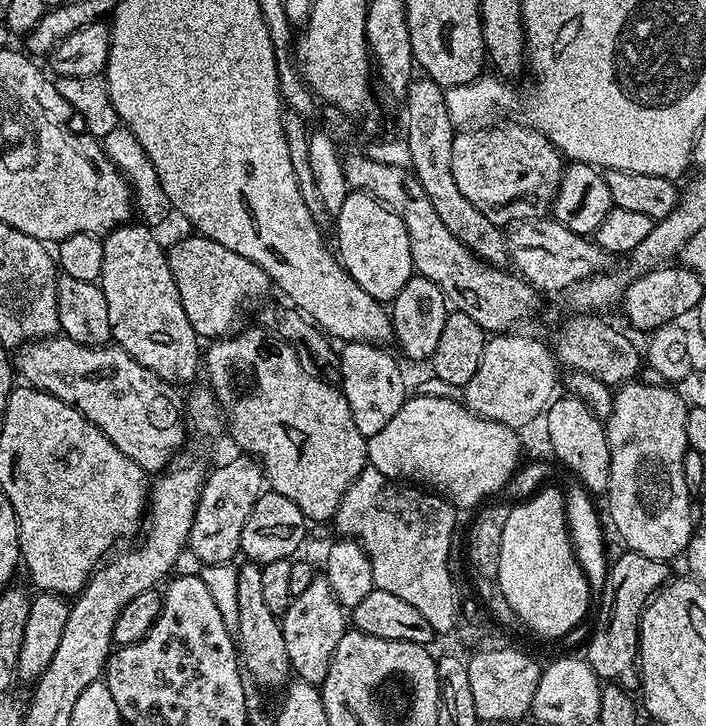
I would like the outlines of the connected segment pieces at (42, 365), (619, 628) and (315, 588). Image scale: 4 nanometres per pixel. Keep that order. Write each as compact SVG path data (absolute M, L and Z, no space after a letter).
M57 334L25 344L17 352L14 368L27 387L54 394L77 408L144 473L163 473L175 461L176 451L184 444L184 428L186 432L182 396L176 393L177 385L158 378L154 370L146 370L124 348L79 344Z
M621 551L621 556L611 561L610 567L607 569L607 584L602 591L604 601L600 604L600 629L591 633L590 639L587 641L588 653L586 659L588 664L594 670L594 674L600 677L604 682L617 682L627 690L634 689L638 684L638 653L640 650L640 619L644 613L644 607L647 606L649 600L669 583L668 576L669 565L662 560L654 558L646 558L646 554L638 554L637 552Z
M315 578L302 594L293 596L292 605L284 611L280 629L282 638L286 638L286 654L290 658L295 679L323 685L334 658L334 650L346 630L346 609L340 605L338 598L334 598L330 582Z

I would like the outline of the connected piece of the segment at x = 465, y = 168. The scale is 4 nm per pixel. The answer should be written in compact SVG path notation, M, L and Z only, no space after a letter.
M527 123L524 124L496 124L493 128L476 126L471 130L457 131L454 138L452 147L454 182L458 182L458 190L462 190L462 195L470 201L470 206L482 210L482 214L486 214L486 218L490 218L497 226L527 222L537 213L547 213L552 207L552 200L556 197L560 185L561 153L556 151L556 147L539 130Z

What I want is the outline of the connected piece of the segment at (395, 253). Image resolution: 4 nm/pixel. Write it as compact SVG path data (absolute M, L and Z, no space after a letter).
M349 191L342 210L334 213L336 220L336 244L339 263L348 271L350 278L370 294L370 298L391 302L414 275L410 238L406 226L398 214L394 214L382 203L364 192Z

